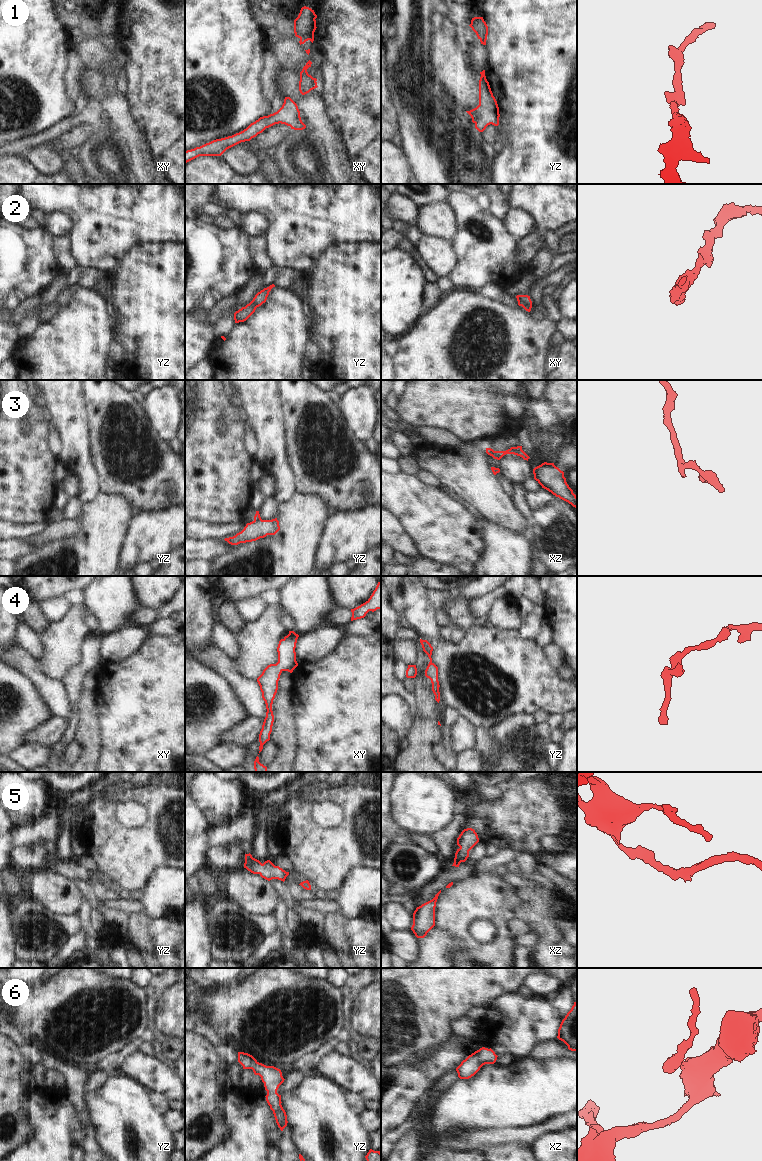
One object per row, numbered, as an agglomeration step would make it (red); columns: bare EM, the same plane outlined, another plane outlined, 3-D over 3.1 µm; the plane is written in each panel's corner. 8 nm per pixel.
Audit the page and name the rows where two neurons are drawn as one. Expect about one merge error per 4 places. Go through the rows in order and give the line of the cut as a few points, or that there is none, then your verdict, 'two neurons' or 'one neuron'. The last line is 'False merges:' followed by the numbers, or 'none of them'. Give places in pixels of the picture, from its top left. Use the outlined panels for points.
1: no cut | one neuron
2: no cut | one neuron
3: xz (492, 450), (492, 455), (495, 458) | two neurons
4: no cut | one neuron
5: no cut | one neuron
6: no cut | one neuron
False merges: 3

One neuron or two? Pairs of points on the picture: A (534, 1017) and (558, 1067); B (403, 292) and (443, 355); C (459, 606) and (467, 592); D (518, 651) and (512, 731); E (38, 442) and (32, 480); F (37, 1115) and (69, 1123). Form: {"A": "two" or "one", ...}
{"A": "two", "B": "two", "C": "two", "D": "two", "E": "one", "F": "one"}

